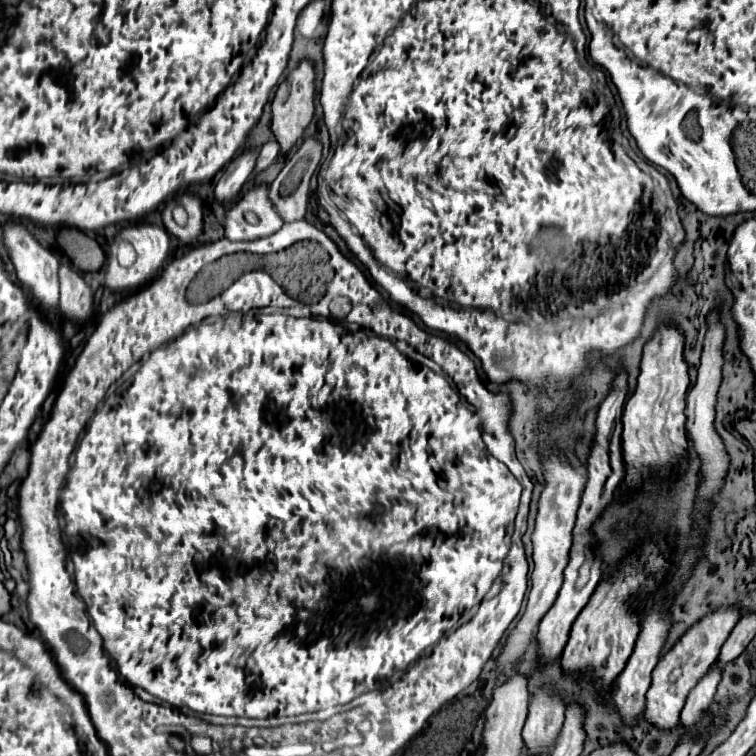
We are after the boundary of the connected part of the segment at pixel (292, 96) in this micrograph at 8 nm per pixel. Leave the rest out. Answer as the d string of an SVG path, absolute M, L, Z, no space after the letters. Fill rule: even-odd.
M304 60L278 86L278 92L276 92L274 102L272 102L272 134L274 134L276 142L280 144L280 154L282 156L292 150L292 146L304 134L304 130L308 128L308 124L310 124L312 116L314 116L314 78L316 78L314 64Z

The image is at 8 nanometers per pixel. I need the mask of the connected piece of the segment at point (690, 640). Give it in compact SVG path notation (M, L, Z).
M720 608L696 626L692 626L680 640L678 644L656 664L652 672L652 684L646 692L646 710L644 710L644 720L658 730L672 730L680 720L680 710L686 702L688 692L696 686L696 682L710 670L710 666L716 662L722 644L726 642L728 634L738 622L738 608Z

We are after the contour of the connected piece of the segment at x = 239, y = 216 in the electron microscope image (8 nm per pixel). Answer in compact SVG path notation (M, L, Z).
M268 186L248 190L242 200L238 200L226 212L226 238L228 240L256 240L266 238L282 228L282 218L276 214L272 202L268 200Z

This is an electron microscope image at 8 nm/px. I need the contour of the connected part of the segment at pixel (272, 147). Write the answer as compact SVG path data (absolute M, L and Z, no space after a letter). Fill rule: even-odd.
M270 140L268 144L264 144L264 146L260 148L260 154L258 154L256 168L254 168L252 176L256 176L256 174L260 174L262 170L266 170L266 168L276 160L276 156L278 156L278 144L276 144L274 140Z

